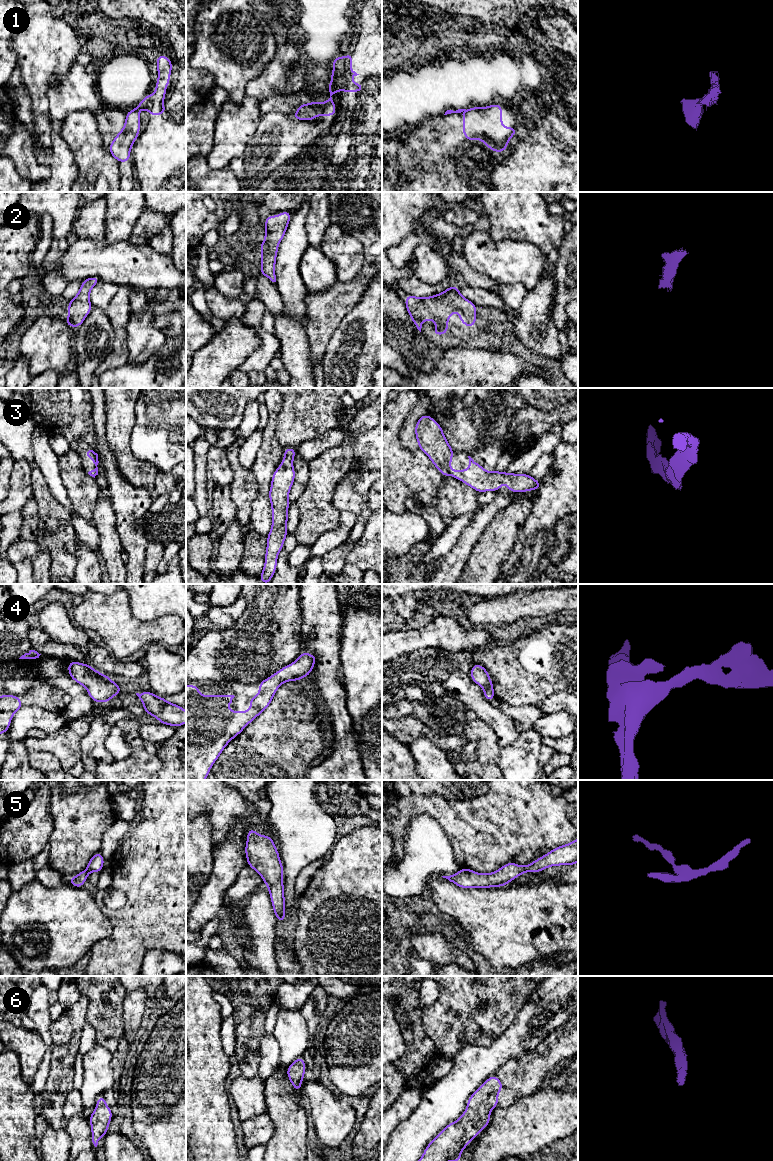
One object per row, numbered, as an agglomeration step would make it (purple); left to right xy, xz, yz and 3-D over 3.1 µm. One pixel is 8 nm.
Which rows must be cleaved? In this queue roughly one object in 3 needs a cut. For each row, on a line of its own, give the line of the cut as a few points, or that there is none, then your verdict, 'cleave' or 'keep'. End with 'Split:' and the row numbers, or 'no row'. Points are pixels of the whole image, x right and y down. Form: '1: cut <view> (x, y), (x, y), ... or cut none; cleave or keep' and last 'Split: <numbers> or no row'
1: cut xz (331, 82), (332, 94); cleave
2: cut none; keep
3: cut none; keep
4: cut none; keep
5: cut none; keep
6: cut none; keep
Split: 1

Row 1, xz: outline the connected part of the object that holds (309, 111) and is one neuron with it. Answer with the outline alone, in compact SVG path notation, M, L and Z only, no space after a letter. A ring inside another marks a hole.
M332 82L328 84L328 92L330 98L326 102L317 103L312 101L308 104L300 104L296 113L292 116L295 120L313 121L316 116L335 116L336 105L332 99L333 85Z

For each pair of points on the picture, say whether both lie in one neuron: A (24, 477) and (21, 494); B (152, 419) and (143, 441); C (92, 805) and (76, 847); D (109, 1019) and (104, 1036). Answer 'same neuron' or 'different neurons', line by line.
A: same neuron
B: same neuron
C: same neuron
D: same neuron

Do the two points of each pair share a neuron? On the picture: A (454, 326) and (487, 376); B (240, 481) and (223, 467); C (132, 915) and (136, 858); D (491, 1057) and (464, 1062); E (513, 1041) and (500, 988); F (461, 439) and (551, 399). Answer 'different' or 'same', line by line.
A: different
B: different
C: same
D: same
E: different
F: same

